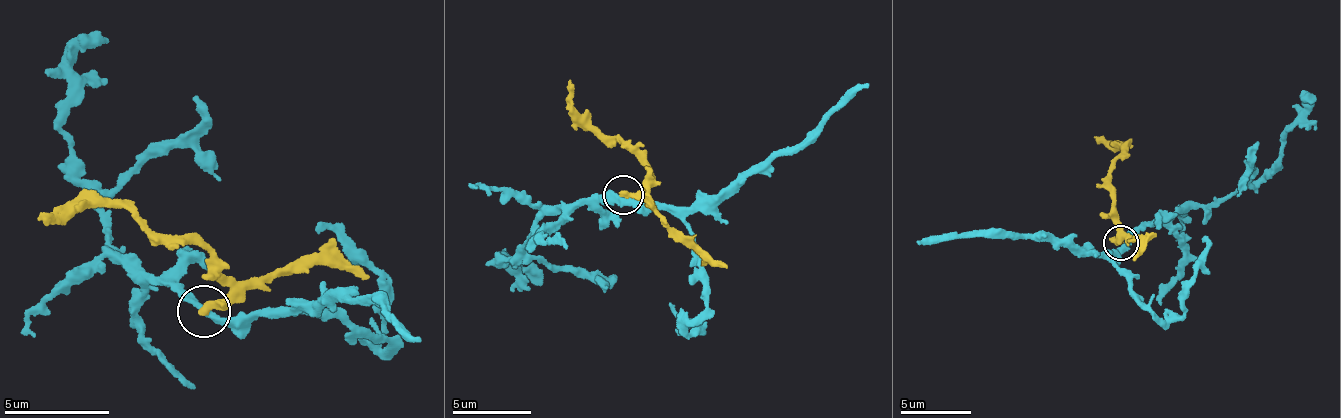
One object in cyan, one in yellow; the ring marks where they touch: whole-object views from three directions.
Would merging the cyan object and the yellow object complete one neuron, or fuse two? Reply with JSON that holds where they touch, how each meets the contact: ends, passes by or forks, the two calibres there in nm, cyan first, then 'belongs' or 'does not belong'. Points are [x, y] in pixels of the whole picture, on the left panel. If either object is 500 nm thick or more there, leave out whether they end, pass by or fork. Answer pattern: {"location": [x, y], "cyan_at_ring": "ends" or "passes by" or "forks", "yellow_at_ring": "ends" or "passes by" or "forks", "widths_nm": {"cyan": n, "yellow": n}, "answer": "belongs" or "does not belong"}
{"location": [204, 311], "cyan_at_ring": "passes by", "yellow_at_ring": "ends", "widths_nm": {"cyan": 340, "yellow": 400}, "answer": "does not belong"}

